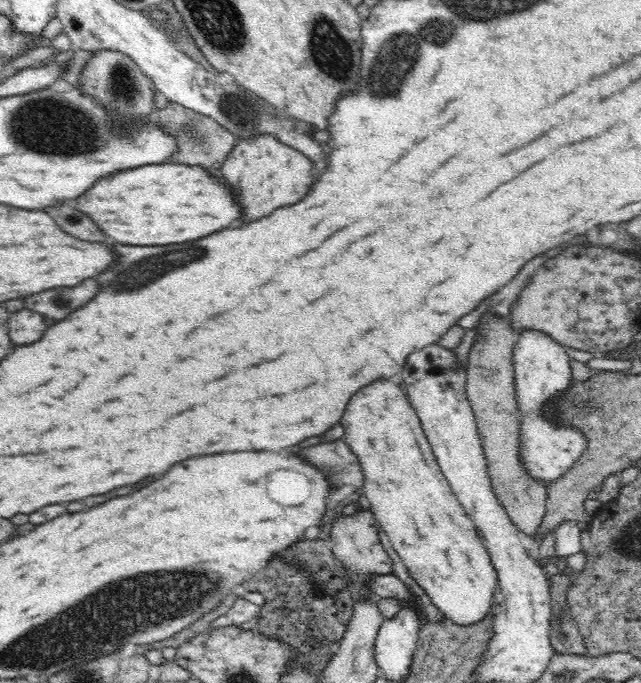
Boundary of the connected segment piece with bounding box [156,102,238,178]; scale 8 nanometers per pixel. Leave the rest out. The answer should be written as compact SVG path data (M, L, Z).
M173 102L171 108L158 110L156 119L160 123L159 130L166 132L176 143L176 150L167 162L181 164L182 166L197 166L203 168L210 176L222 178L222 166L228 156L238 146L238 137L220 123L190 111Z

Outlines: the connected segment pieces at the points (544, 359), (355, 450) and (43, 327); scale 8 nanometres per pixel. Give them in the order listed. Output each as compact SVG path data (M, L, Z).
M526 329L520 334L514 352L517 394L522 411L523 462L532 477L553 481L572 469L584 452L584 438L578 432L566 430L550 422L545 416L545 406L570 387L574 377L566 347L540 330Z
M388 379L377 380L354 395L354 400L350 402L348 412L350 412L350 414L346 414L344 420L342 420L342 426L344 426L344 430L346 430L346 440L344 440L344 442L348 444L351 452L356 456L362 467L364 475L364 486L362 486L362 488L366 488L366 490L361 492L361 494L366 495L366 498L370 500L372 510L376 512L376 516L378 516L378 520L380 520L380 524L382 524L386 536L390 538L394 550L396 550L396 552L400 554L400 558L404 560L404 564L410 576L412 576L426 593L432 597L432 601L434 601L436 606L441 610L445 618L450 618L452 622L462 626L482 622L482 620L495 609L495 605L498 602L498 571L496 567L494 567L494 563L492 563L490 551L486 549L486 545L483 543L484 538L478 536L478 527L476 527L474 519L468 515L468 511L464 509L464 505L462 505L460 499L456 497L454 489L450 486L450 481L448 481L446 475L442 473L442 467L440 467L440 463L438 463L436 459L432 443L430 443L426 431L422 429L420 416L414 411L414 405L410 403L410 399L406 396L405 390L402 386L390 382Z
M27 308L11 315L9 328L11 338L17 346L32 344L32 340L40 340L40 336L44 336L44 332L50 328L50 320Z

